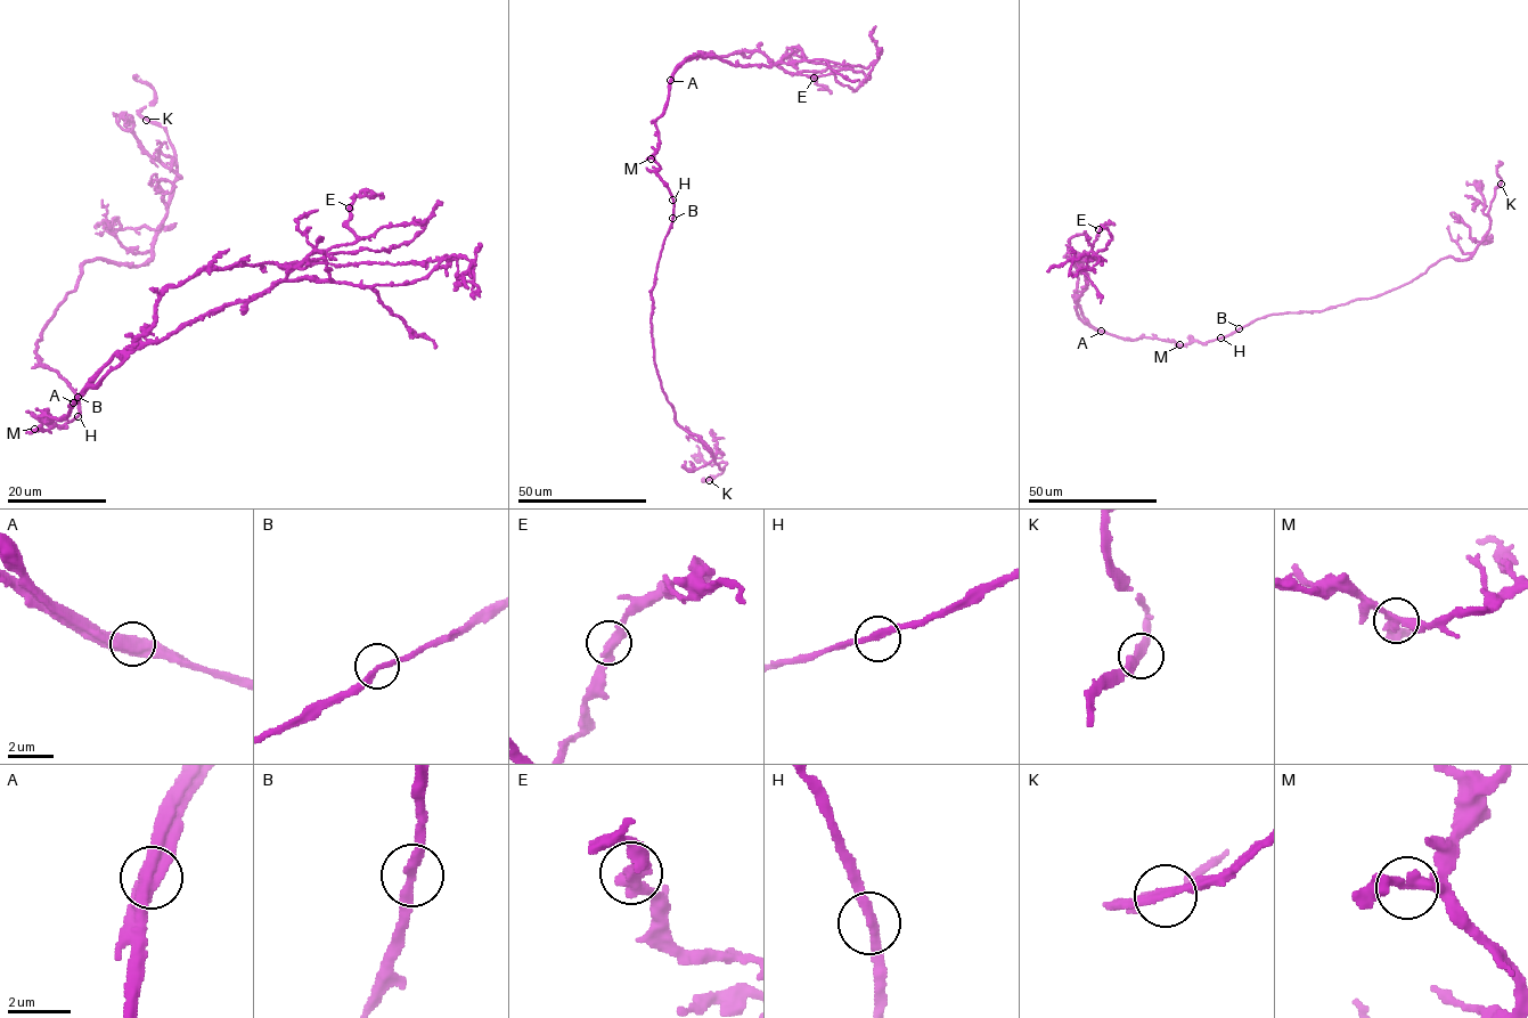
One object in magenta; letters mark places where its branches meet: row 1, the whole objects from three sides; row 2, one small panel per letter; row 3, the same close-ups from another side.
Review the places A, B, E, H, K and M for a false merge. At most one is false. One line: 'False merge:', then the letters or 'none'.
False merge: A

